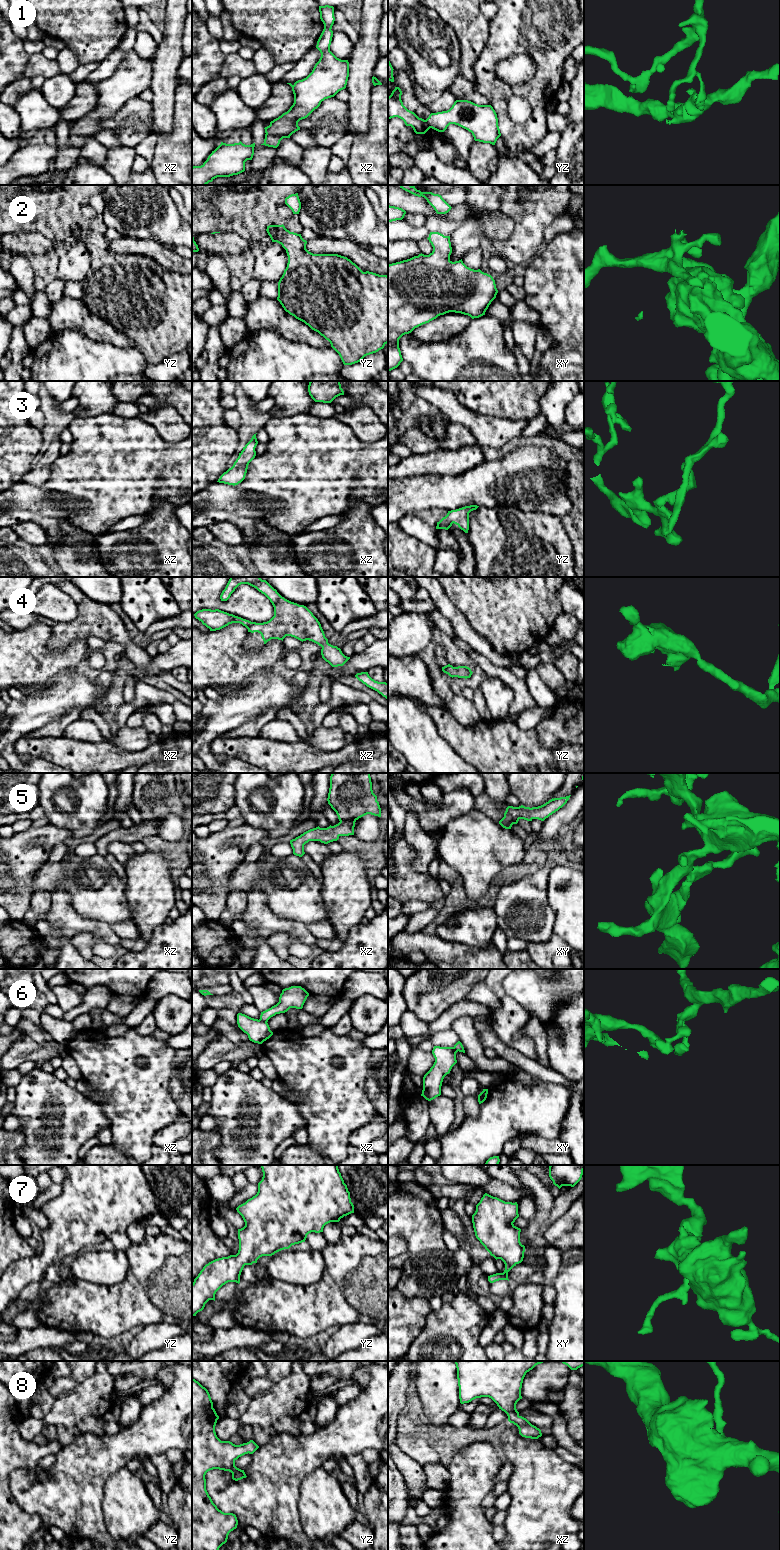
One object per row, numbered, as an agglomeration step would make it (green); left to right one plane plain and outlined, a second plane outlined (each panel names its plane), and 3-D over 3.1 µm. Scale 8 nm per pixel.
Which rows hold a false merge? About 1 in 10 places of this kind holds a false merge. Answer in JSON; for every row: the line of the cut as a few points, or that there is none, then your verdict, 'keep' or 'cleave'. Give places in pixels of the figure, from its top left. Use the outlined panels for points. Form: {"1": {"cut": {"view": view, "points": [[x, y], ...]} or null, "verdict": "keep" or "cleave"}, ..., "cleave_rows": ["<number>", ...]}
{"1": {"cut": {"view": "yz", "points": [[425, 120], [430, 127]]}, "verdict": "cleave"}, "2": {"cut": null, "verdict": "keep"}, "3": {"cut": null, "verdict": "keep"}, "4": {"cut": null, "verdict": "keep"}, "5": {"cut": null, "verdict": "keep"}, "6": {"cut": {"view": "xz", "points": [[259, 1019], [266, 1022]]}, "verdict": "cleave"}, "7": {"cut": null, "verdict": "keep"}, "8": {"cut": null, "verdict": "keep"}, "cleave_rows": ["1", "6"]}

